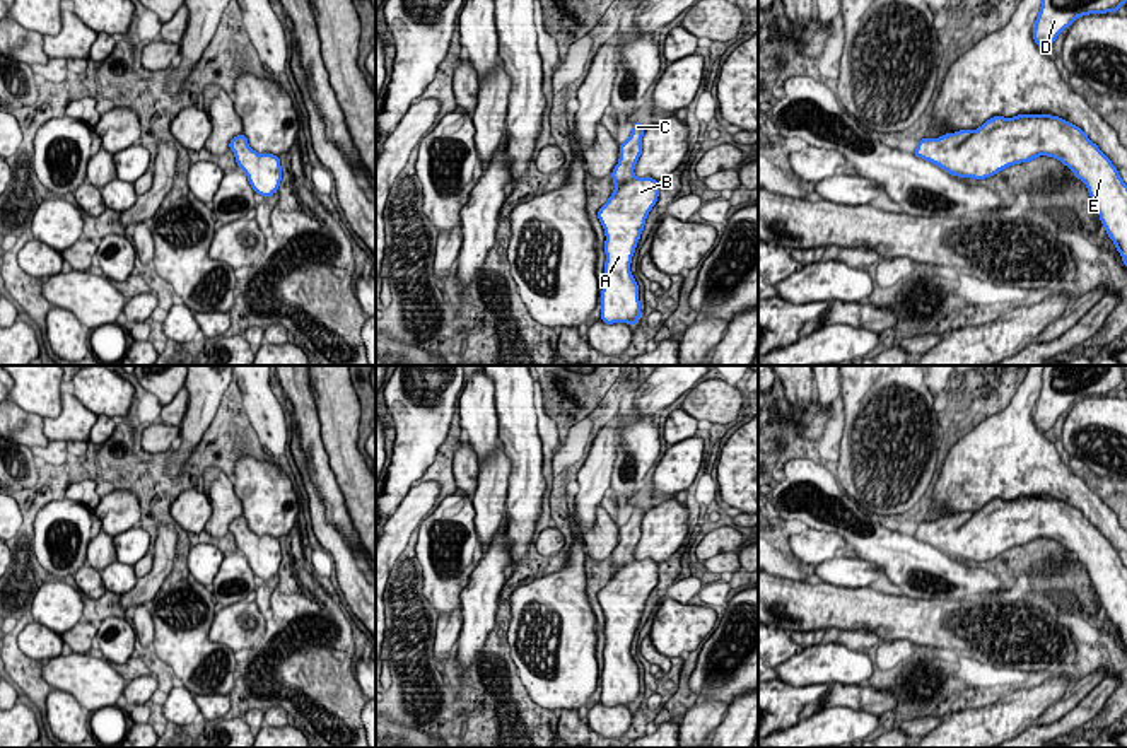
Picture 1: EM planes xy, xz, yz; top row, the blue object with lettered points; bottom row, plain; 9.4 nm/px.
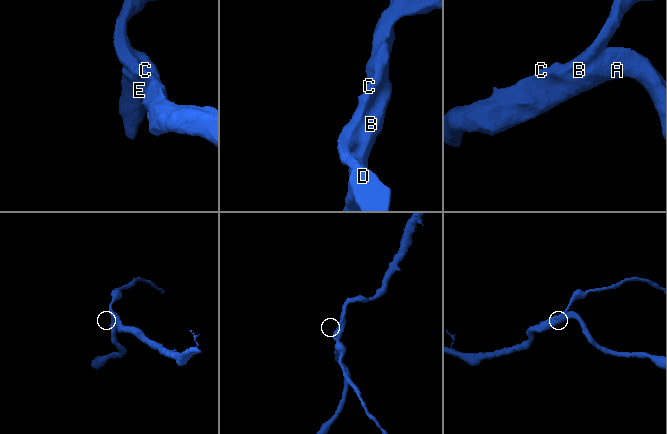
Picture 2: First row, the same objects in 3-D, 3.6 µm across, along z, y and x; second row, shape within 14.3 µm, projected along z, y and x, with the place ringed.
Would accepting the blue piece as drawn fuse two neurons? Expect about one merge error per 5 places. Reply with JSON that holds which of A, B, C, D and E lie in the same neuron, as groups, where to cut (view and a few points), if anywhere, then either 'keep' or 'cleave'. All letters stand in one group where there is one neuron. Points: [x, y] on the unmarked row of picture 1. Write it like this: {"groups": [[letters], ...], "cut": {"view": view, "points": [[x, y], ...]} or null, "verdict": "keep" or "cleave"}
{"groups": [["A", "B", "C", "D", "E"]], "cut": null, "verdict": "keep"}

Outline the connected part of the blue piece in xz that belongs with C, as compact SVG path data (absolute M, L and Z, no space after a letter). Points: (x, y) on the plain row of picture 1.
M634 504L630 519L620 526L618 546L611 553L615 572L598 593L606 618L601 673L601 704L606 707L634 709L640 702L639 668L630 654L630 646L645 601L659 579L659 564L634 557L642 536L644 516L640 504Z

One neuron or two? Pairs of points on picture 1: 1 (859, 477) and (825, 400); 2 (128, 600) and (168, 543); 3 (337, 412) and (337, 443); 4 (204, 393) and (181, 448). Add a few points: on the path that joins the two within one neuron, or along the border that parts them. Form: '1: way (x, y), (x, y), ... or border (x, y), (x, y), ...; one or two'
1: way (859, 451), (859, 409), (851, 400); one
2: way (144, 588), (159, 572), (164, 559); one
3: way (337, 419), (337, 436); one
4: way (202, 407), (190, 434); one

